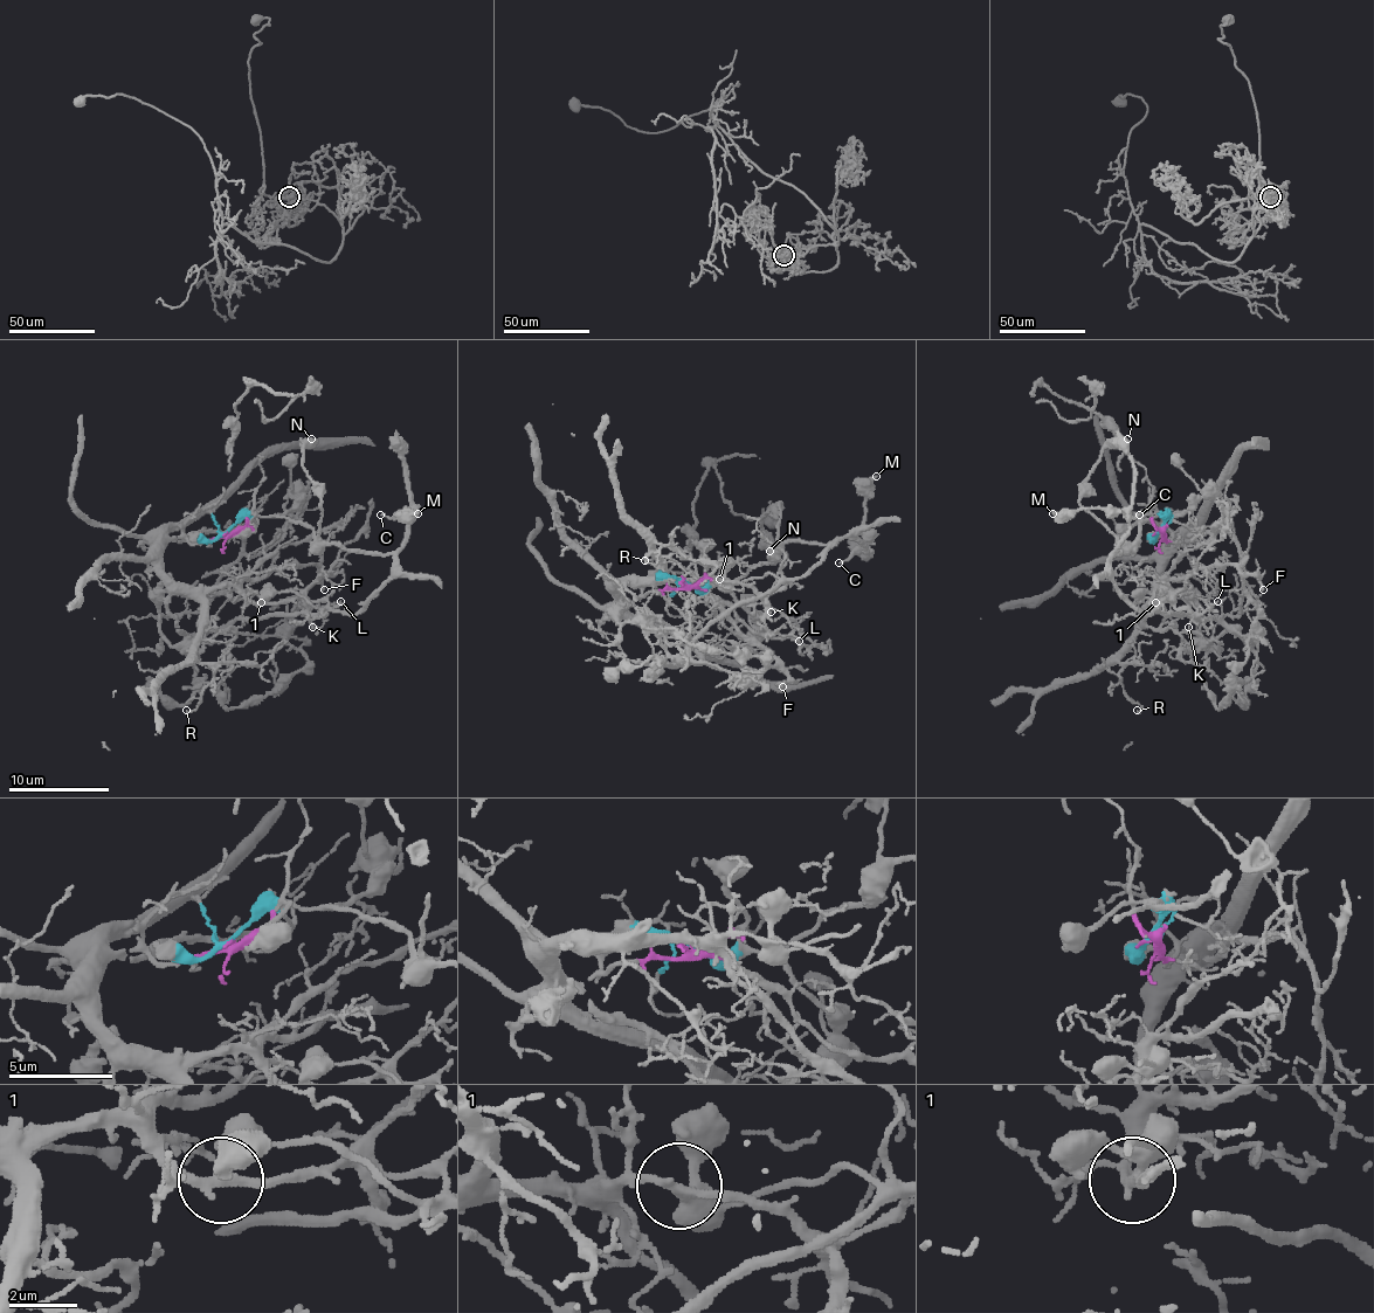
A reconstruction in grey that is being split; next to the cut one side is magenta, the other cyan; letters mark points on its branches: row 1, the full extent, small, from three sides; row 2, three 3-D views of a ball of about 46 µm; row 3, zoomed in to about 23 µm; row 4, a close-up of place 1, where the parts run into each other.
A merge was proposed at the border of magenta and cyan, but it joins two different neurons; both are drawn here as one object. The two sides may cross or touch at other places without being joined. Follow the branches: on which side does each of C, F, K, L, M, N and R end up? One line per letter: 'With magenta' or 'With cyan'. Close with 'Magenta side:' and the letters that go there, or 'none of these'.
C: With cyan
F: With magenta
K: With magenta
L: With magenta
M: With cyan
N: With cyan
R: With magenta
Magenta side: F, K, L, R

